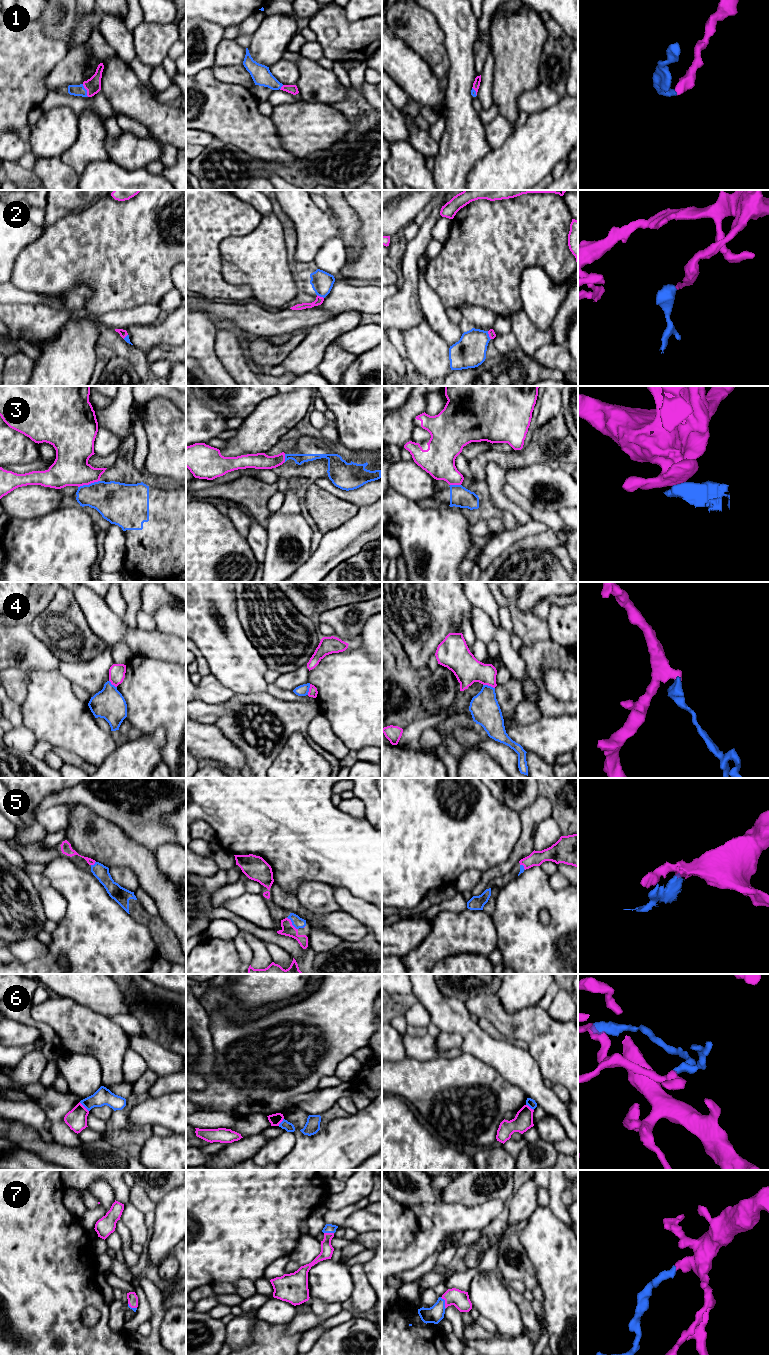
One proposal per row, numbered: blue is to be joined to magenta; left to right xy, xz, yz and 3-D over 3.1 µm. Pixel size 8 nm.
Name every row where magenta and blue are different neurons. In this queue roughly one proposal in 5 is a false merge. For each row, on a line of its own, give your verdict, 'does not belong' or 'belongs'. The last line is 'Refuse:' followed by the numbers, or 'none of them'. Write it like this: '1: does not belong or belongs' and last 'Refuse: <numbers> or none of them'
1: belongs
2: belongs
3: does not belong
4: does not belong
5: belongs
6: does not belong
7: belongs
Refuse: 3, 4, 6

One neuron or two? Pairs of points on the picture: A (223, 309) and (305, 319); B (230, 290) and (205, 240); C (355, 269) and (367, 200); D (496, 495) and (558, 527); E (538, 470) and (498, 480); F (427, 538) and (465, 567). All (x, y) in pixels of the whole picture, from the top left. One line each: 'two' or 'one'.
A: one
B: one
C: one
D: two
E: two
F: two

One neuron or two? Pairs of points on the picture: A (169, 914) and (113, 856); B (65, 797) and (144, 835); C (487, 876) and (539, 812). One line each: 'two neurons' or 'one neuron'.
A: one neuron
B: one neuron
C: one neuron

